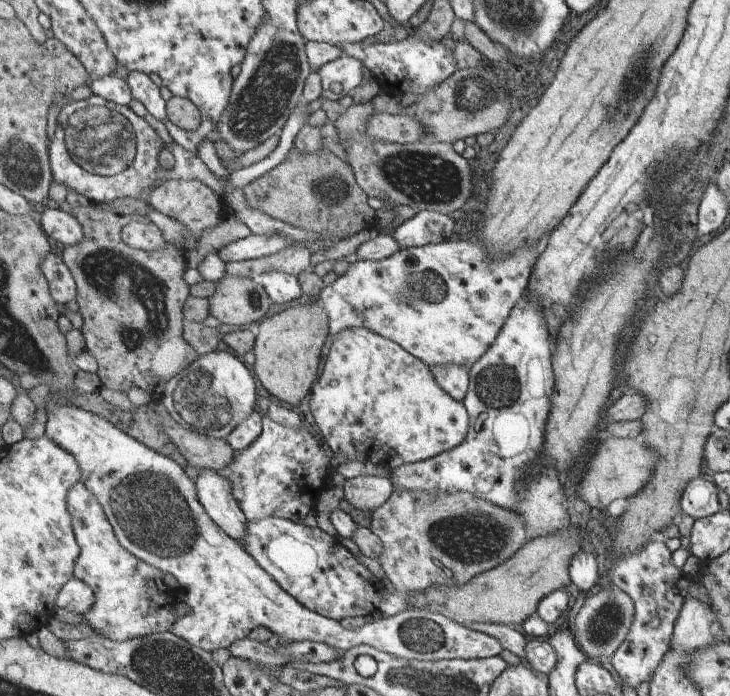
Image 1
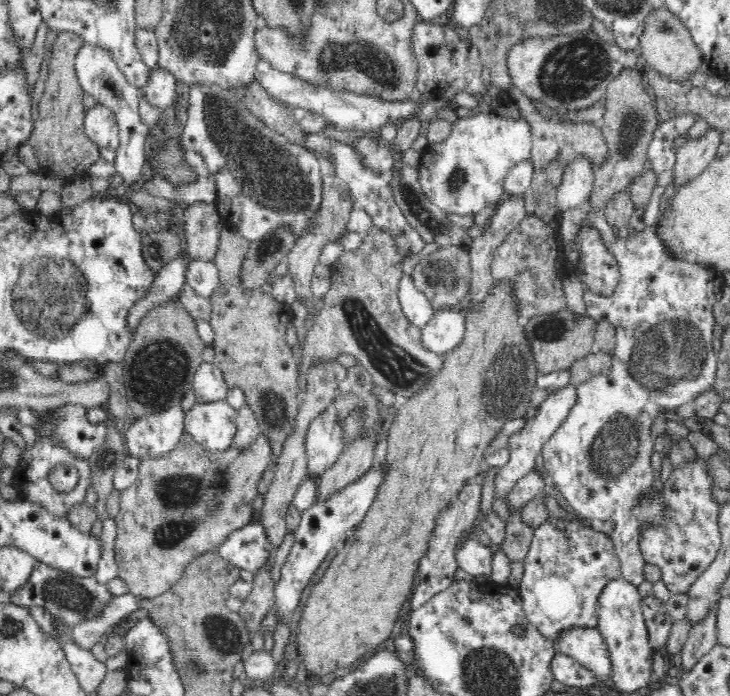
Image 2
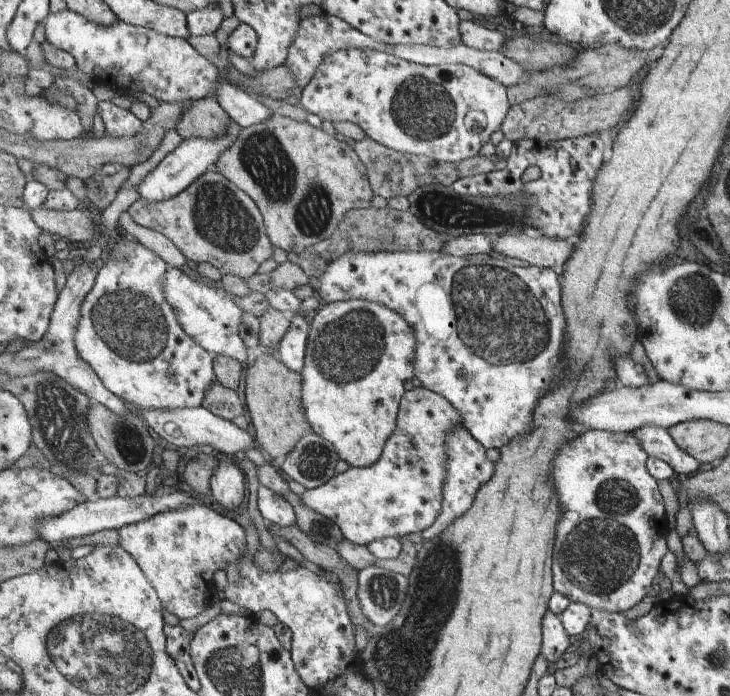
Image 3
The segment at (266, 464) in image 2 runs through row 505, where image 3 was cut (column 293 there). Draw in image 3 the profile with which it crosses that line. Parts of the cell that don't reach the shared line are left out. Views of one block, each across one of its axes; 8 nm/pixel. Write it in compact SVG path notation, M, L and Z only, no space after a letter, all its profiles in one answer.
M273 114L261 124L244 127L237 142L221 154L214 169L255 199L262 210L266 231L274 246L287 253L295 252L298 256L311 249L311 246L333 237L350 211L371 208L373 196L376 195L366 163L354 147L335 138L335 135L327 134L321 127L279 114Z

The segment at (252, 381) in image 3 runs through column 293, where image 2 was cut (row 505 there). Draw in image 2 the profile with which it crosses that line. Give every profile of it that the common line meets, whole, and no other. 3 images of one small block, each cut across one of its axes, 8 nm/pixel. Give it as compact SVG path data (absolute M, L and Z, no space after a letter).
M508 283L494 284L491 293L488 295L488 298L483 300L477 313L468 314L465 311L466 336L464 336L464 340L462 340L462 344L458 348L454 348L452 352L444 357L444 368L436 374L434 382L430 382L428 386L424 386L420 394L412 396L406 404L400 406L398 409L394 422L392 422L389 429L388 438L386 438L386 456L381 463L383 482L379 484L378 489L374 493L374 500L372 500L366 516L364 516L355 530L348 534L345 541L338 547L337 555L332 559L324 575L311 588L302 611L302 618L298 624L295 640L297 641L297 652L310 677L318 679L326 674L335 672L339 668L346 668L354 664L356 658L361 659L365 655L374 653L385 640L390 638L390 633L399 617L398 612L400 612L402 604L406 602L406 596L413 591L414 576L417 576L421 558L428 552L430 537L436 532L437 518L441 517L442 512L445 512L449 508L449 504L453 501L453 498L457 497L457 494L466 488L466 484L482 472L485 449L500 434L504 423L527 416L531 395L536 387L539 374L537 373L536 362L531 354L530 346L527 343L527 337L523 333L523 326L518 323L516 305L514 304L514 298L512 298L512 289L510 289Z

